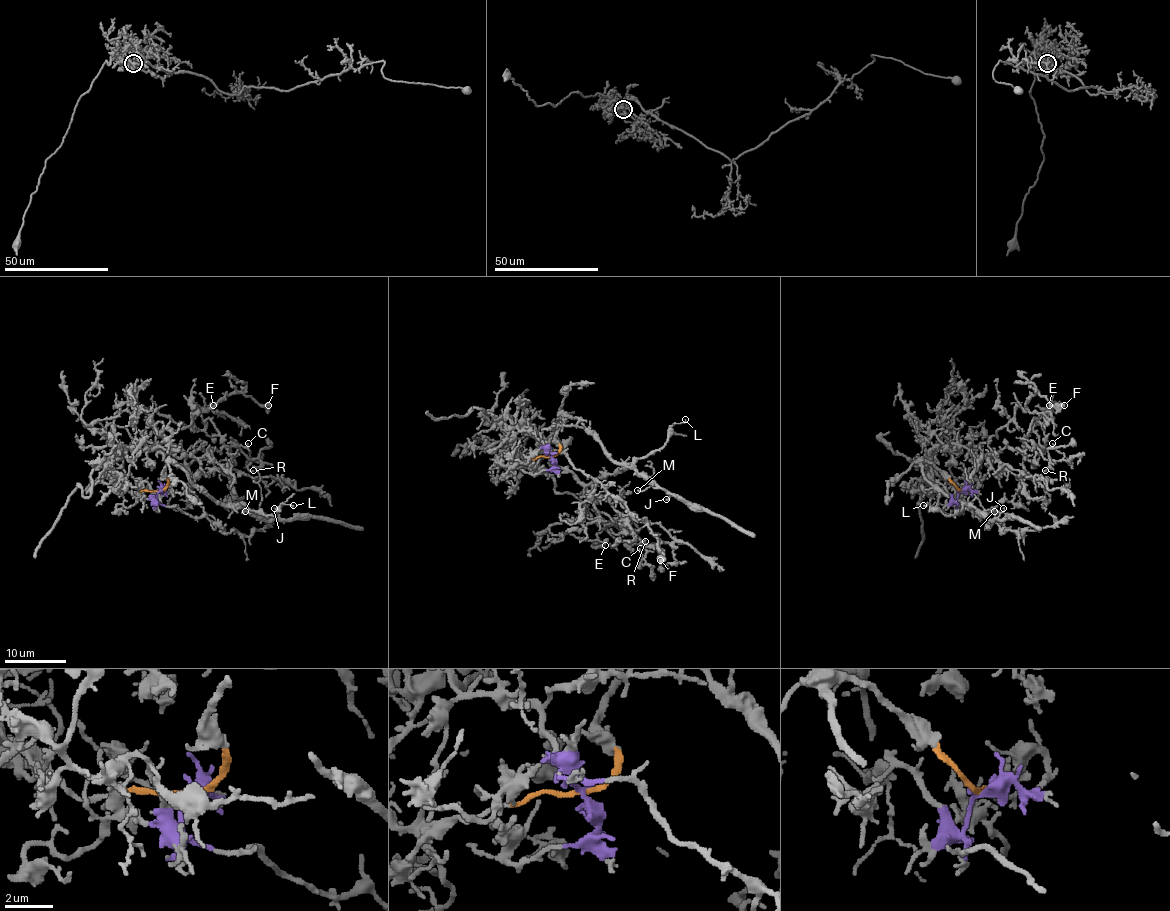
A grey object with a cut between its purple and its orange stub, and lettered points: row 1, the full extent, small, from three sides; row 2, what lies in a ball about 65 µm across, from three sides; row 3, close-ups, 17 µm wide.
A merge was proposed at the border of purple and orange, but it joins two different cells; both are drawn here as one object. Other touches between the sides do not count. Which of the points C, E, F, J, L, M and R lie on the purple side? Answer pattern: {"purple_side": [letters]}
{"purple_side": ["C", "E", "F", "R"]}

